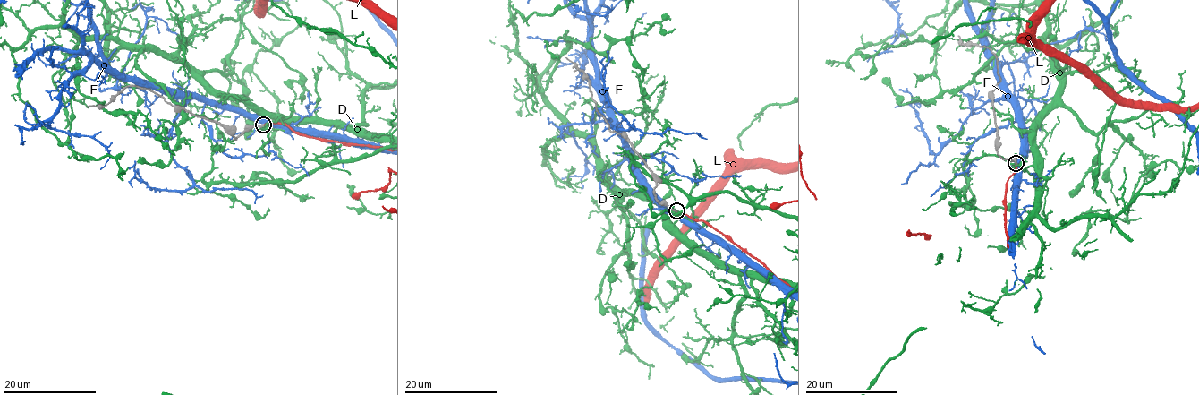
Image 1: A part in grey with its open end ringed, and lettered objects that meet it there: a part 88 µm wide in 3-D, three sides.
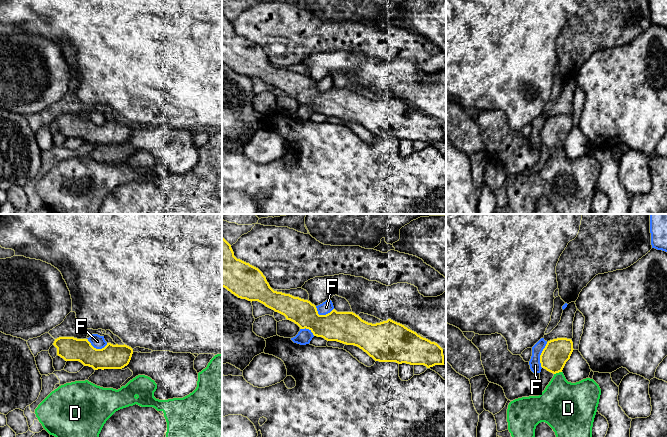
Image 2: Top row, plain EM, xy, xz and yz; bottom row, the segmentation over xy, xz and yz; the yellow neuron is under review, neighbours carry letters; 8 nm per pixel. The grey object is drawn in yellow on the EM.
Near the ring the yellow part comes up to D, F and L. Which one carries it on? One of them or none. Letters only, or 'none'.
L

